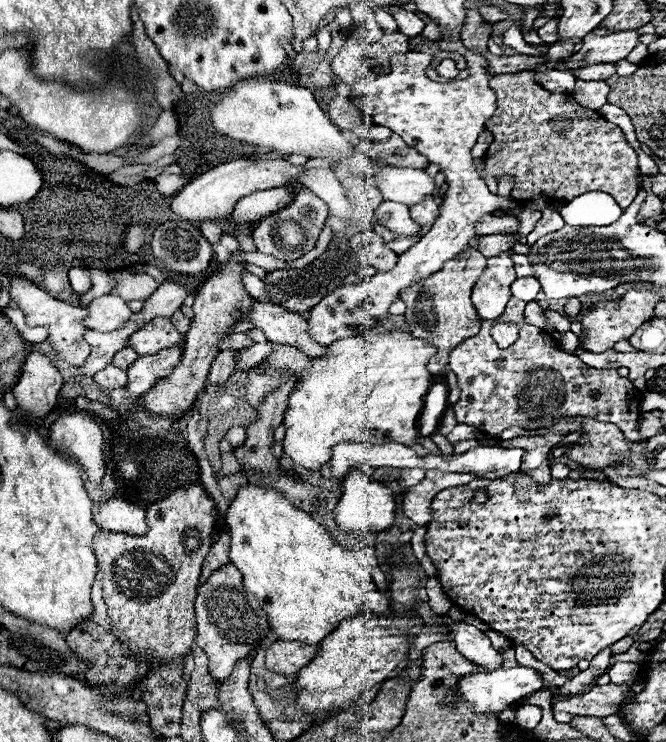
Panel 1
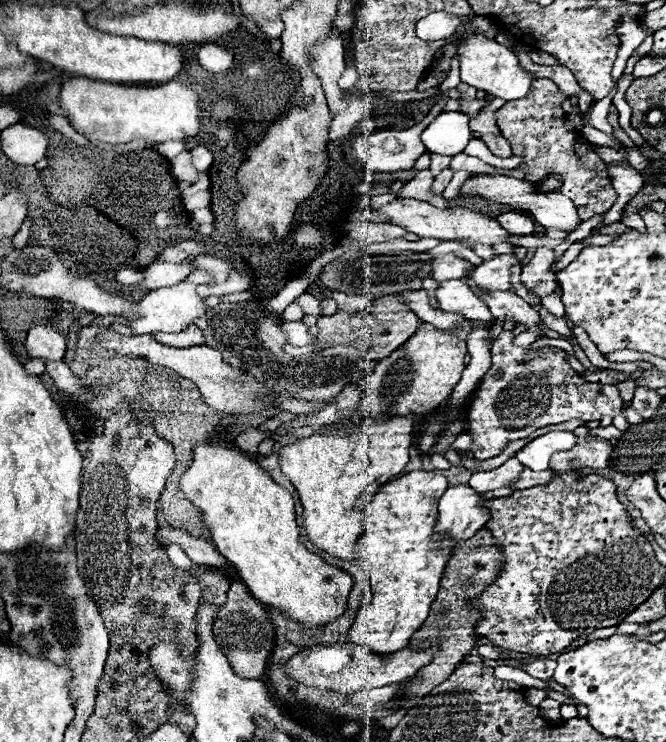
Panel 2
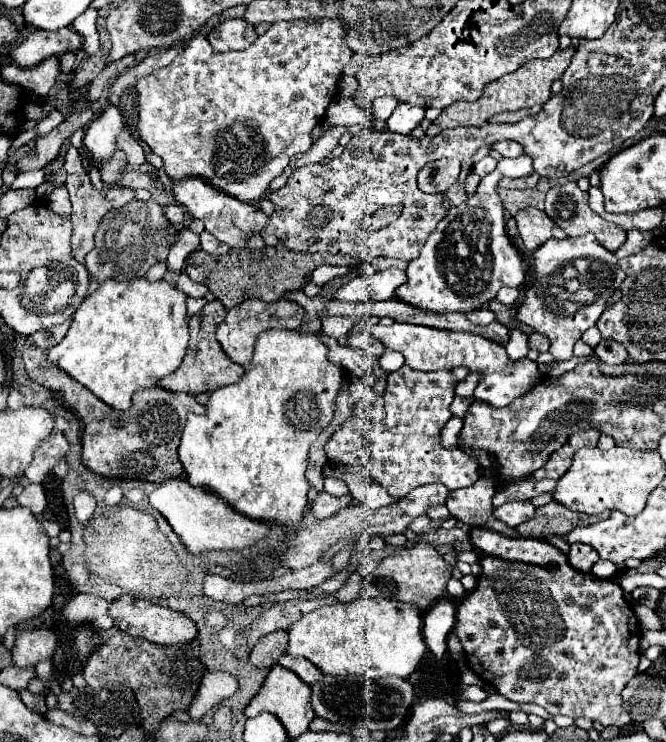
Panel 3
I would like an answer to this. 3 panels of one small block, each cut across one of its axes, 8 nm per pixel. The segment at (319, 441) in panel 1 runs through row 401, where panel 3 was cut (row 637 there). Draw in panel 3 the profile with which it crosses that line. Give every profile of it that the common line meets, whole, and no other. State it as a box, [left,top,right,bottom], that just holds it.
[286,598,428,680]

